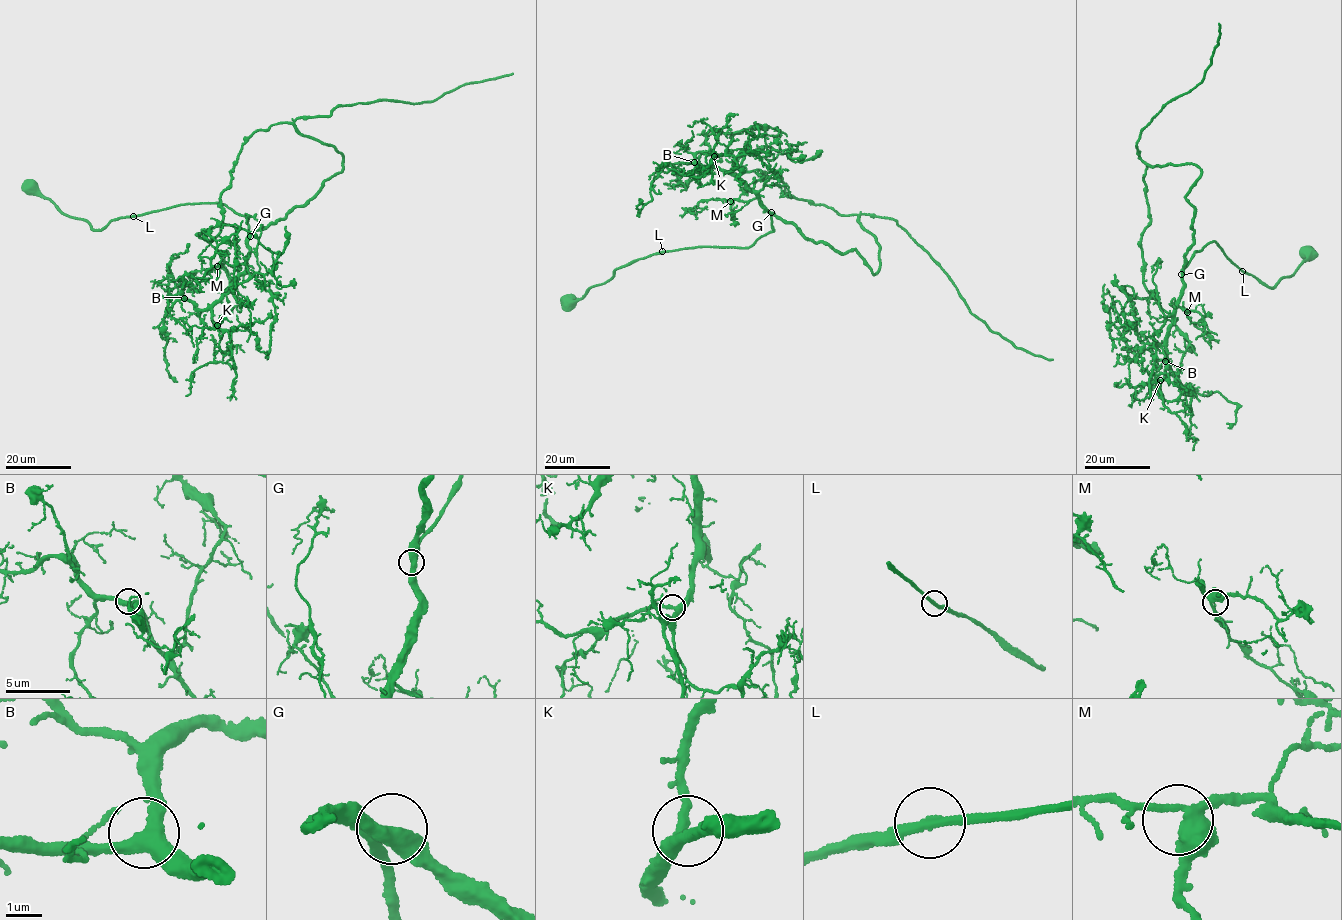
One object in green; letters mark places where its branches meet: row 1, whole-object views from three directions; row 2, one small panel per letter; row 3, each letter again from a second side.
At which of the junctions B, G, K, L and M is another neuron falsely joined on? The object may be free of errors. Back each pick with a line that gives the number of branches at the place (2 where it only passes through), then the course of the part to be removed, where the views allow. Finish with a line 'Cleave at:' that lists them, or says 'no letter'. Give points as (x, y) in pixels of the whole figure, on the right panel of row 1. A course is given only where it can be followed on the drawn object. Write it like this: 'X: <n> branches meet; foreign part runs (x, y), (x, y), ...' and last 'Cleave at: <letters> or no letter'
Cleave at: no letter

